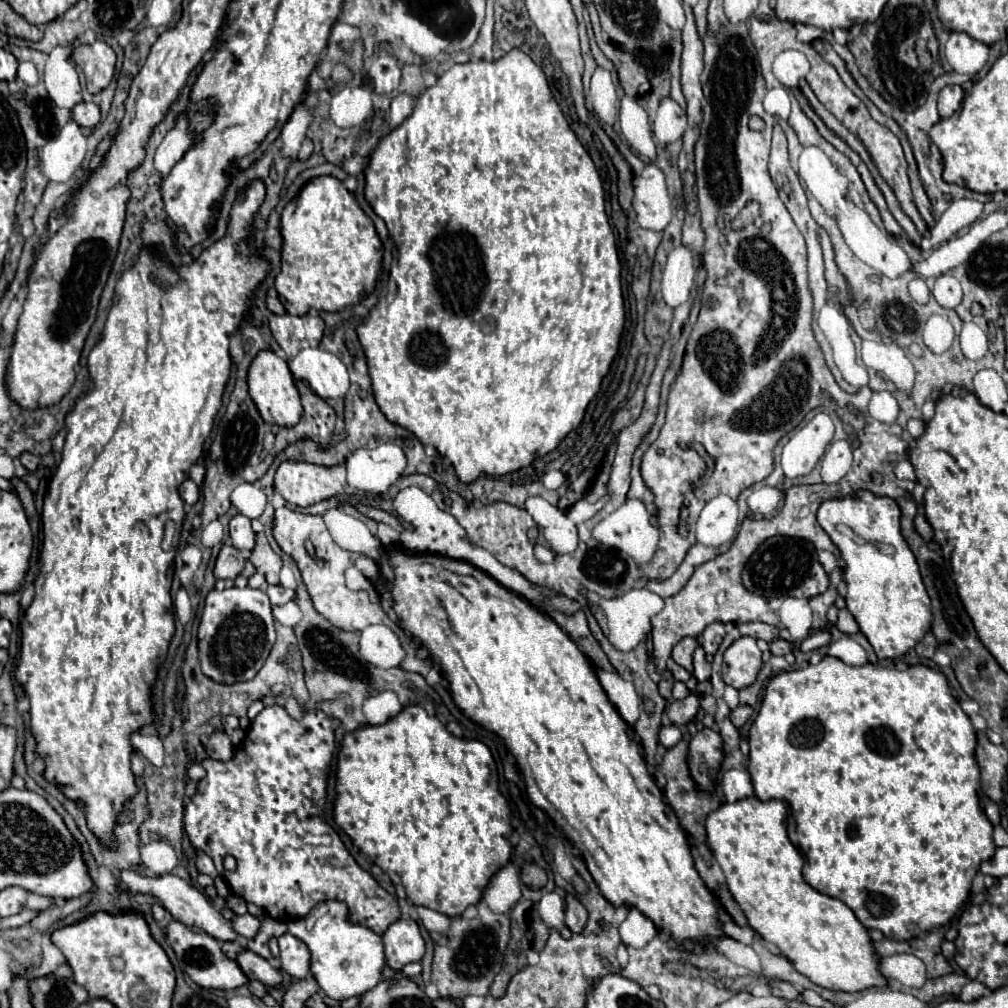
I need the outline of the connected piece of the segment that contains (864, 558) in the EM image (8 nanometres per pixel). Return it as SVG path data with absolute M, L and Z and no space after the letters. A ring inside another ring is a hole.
M860 489L846 497L826 499L818 509L818 525L828 533L844 559L844 583L846 583L846 609L854 615L860 631L866 635L880 659L894 659L912 649L932 625L930 599L924 589L918 563L900 531L900 507L890 497L878 497L868 489ZM878 545L892 545L892 553L882 551Z

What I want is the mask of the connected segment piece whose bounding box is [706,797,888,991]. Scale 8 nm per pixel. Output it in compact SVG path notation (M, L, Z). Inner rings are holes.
M748 797L736 803L724 803L720 809L712 811L706 819L708 847L720 865L728 889L744 911L748 925L770 945L776 945L780 955L792 961L794 969L808 977L812 983L830 991L862 991L868 987L884 987L888 979L880 971L880 955L876 953L870 931L864 927L854 911L840 899L824 895L810 887L802 877L804 859L800 851L790 843L786 833L786 805L782 801L760 801Z

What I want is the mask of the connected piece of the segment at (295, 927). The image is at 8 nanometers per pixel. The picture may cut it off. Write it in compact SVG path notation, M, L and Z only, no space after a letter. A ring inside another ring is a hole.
M322 901L306 917L288 923L288 931L304 941L310 949L310 971L320 989L332 999L350 999L374 989L384 969L384 945L380 935L368 927L352 925L346 919L346 907L340 901ZM310 913L320 913L316 919Z

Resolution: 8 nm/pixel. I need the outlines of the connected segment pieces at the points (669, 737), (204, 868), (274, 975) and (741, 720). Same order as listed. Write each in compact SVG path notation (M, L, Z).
M668 725L668 727L662 727L660 733L658 733L658 741L664 745L664 749L672 749L678 741L680 741L682 733L676 725Z
M202 851L196 853L196 866L198 871L202 874L208 875L212 878L215 878L218 875L212 859Z
M244 951L238 955L238 965L242 967L242 971L248 975L248 979L260 981L266 987L278 987L282 985L282 975L280 971L276 971L264 957L252 953L252 951Z
M738 705L738 707L732 711L730 719L732 719L732 723L740 729L740 727L750 719L750 715L752 715L752 707L750 707L750 705Z

